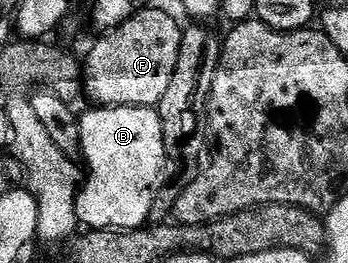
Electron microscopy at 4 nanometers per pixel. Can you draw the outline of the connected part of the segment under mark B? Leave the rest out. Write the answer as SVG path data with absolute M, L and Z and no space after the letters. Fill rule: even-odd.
M149 106L91 108L79 122L79 142L83 145L84 160L91 165L91 179L81 186L81 196L75 200L75 211L80 223L92 230L121 231L146 227L155 194L165 182L163 169L169 166L157 110Z

